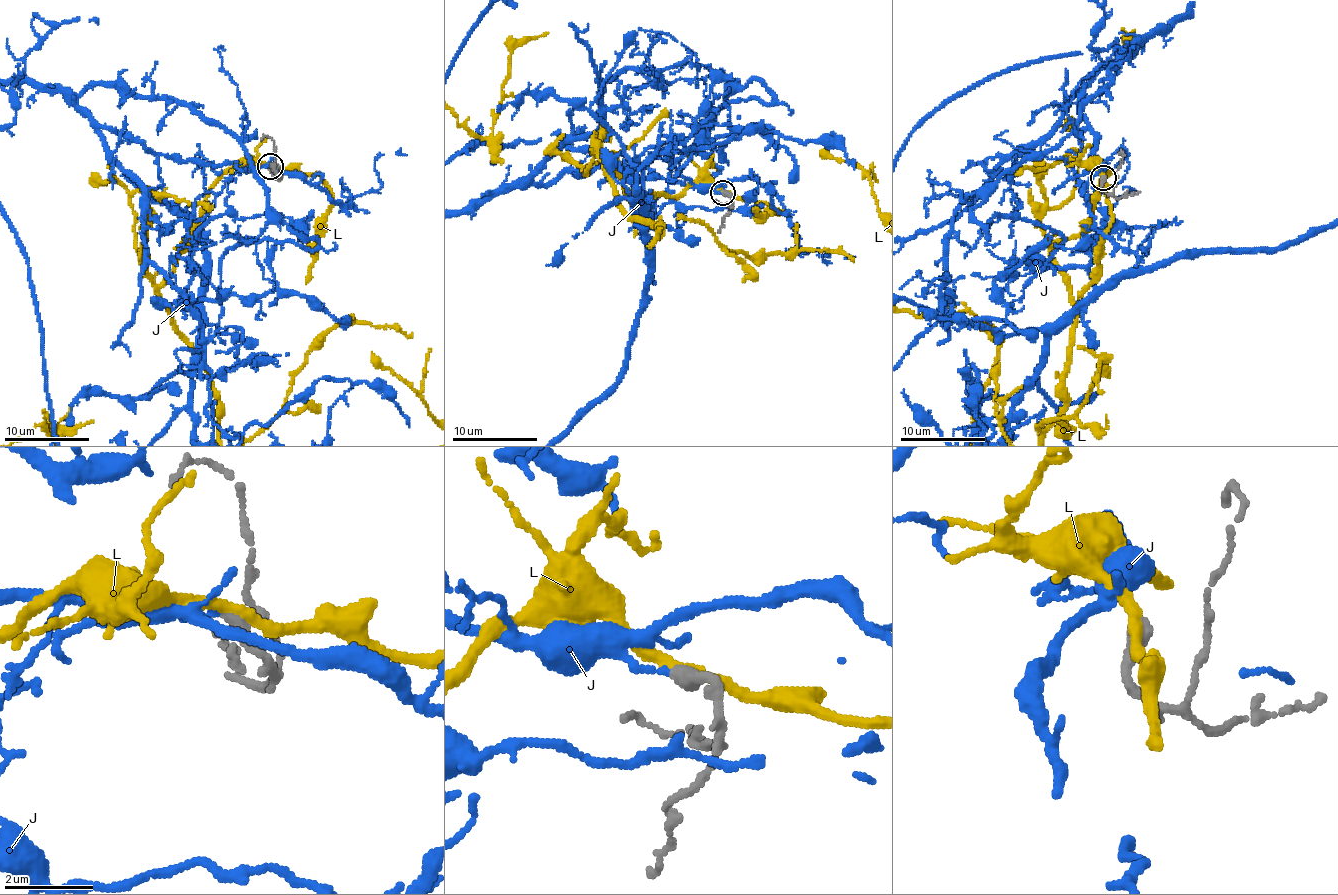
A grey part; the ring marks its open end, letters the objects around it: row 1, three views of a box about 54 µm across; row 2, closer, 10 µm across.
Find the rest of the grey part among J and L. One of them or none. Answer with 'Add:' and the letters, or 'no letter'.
Add: J

